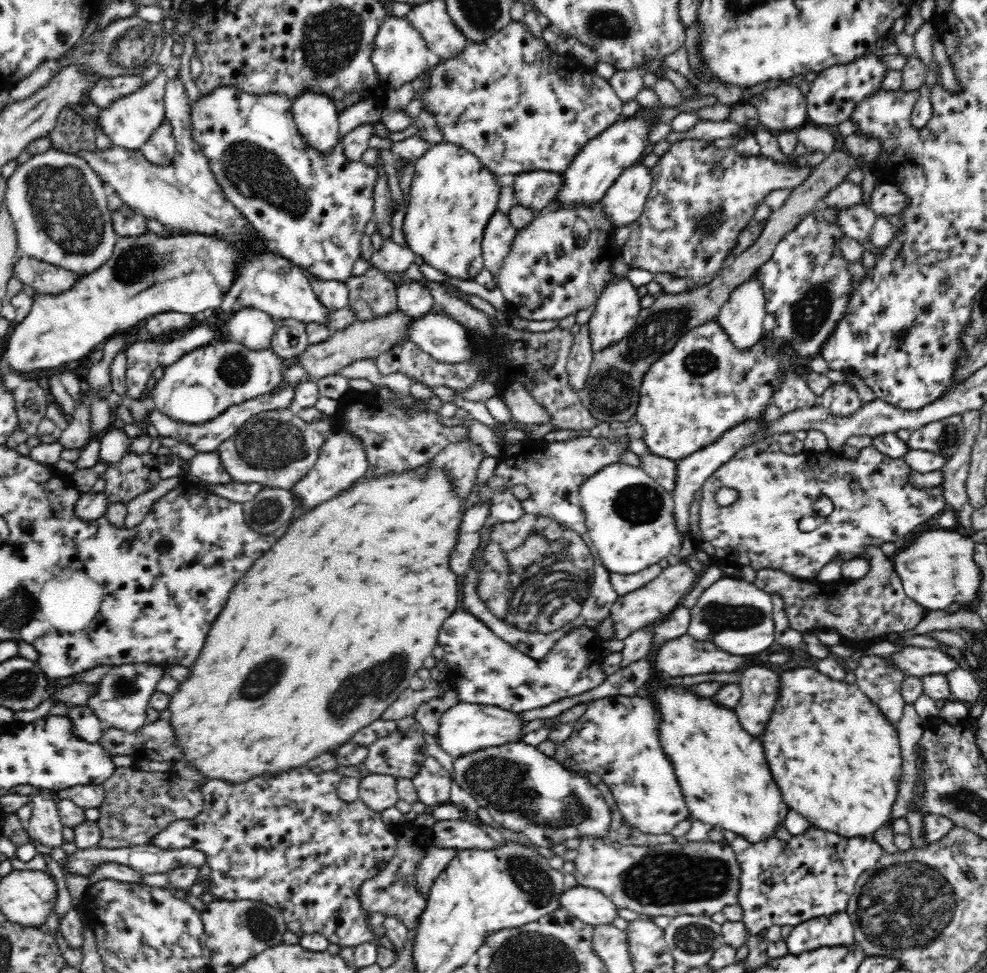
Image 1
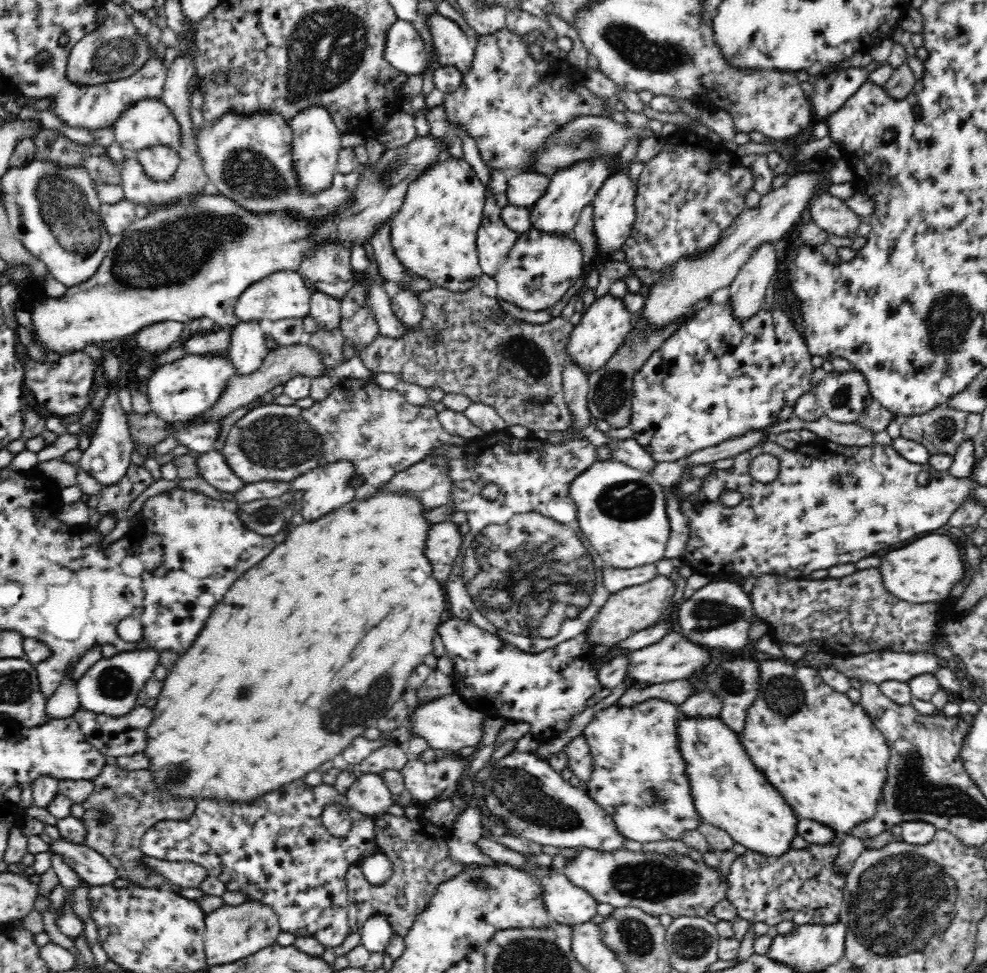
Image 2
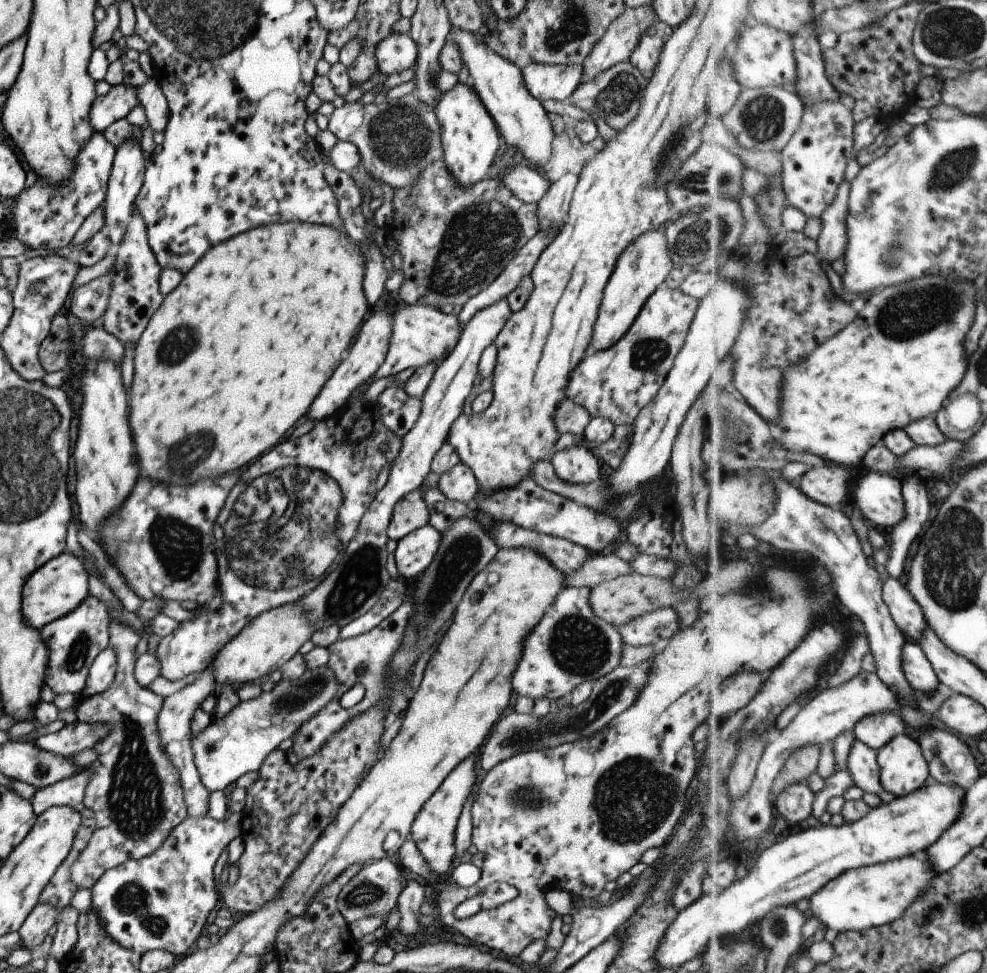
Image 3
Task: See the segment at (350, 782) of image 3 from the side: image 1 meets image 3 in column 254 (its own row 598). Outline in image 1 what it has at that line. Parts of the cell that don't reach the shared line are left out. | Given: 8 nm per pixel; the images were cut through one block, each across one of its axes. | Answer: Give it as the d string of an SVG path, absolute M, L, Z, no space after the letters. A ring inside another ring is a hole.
M874 546L874 552L866 552L867 562L870 564L870 570L862 578L852 579L848 582L840 578L837 582L828 582L823 584L812 579L800 579L785 573L782 570L773 570L766 568L756 574L755 586L773 597L778 595L784 601L784 611L788 626L804 634L810 631L830 629L837 632L840 636L840 644L852 650L862 650L869 648L873 644L878 644L886 640L890 633L902 633L906 630L916 628L927 614L927 609L921 604L914 602L906 597L903 587L898 580L898 575L894 571L891 559L887 558L881 550Z

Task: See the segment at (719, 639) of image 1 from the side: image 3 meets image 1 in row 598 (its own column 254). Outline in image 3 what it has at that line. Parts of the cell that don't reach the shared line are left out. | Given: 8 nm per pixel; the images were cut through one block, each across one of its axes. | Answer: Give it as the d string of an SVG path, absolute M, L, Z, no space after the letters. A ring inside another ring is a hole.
M327 666L307 670L301 674L297 680L279 680L274 684L269 692L261 692L259 696L252 700L239 702L237 708L231 708L225 718L211 717L211 722L207 728L201 730L201 734L195 734L191 737L191 750L193 750L193 763L197 770L201 785L208 791L215 790L229 791L235 784L237 778L242 774L253 773L261 766L265 756L272 752L282 740L292 738L293 734L305 724L307 718L317 714L333 698L337 690L337 680L333 678L333 672L327 670Z

